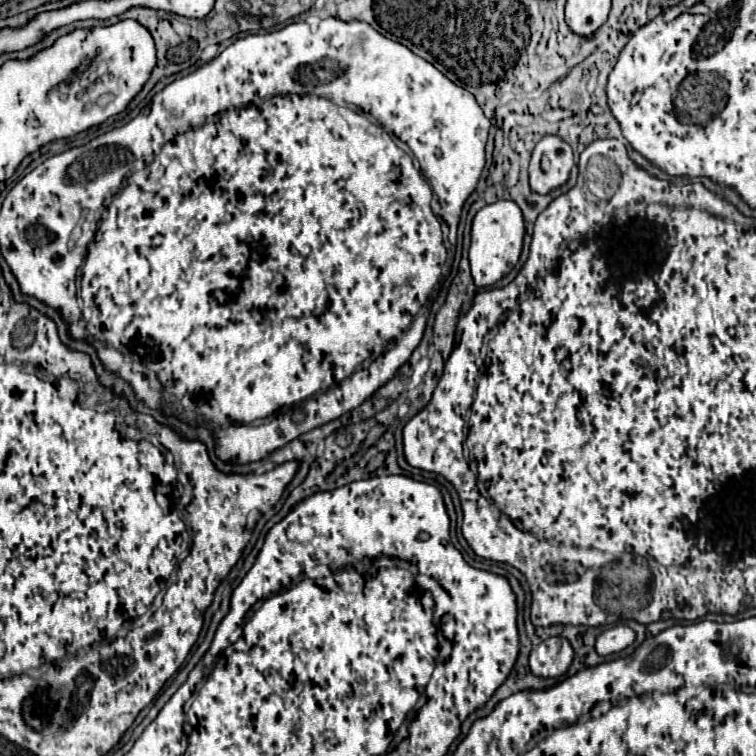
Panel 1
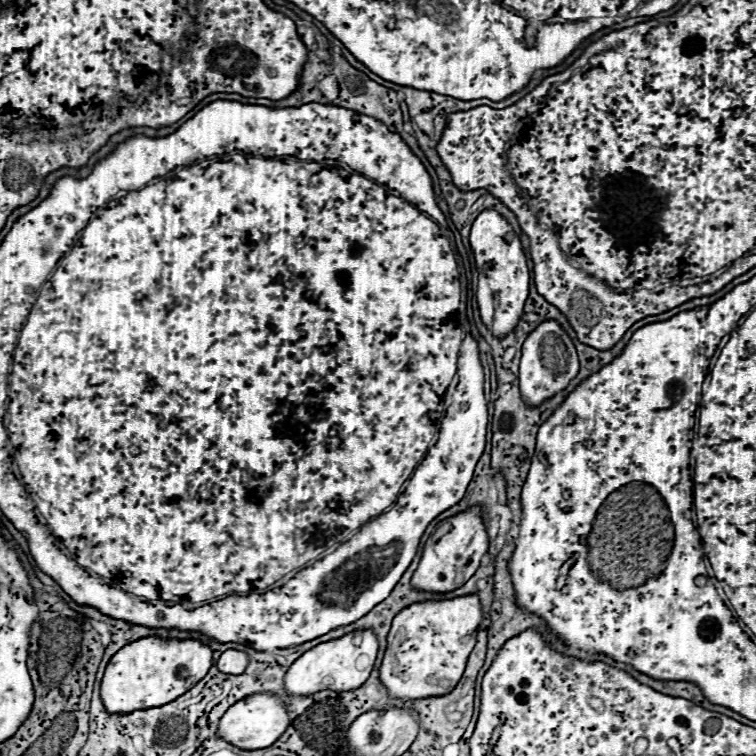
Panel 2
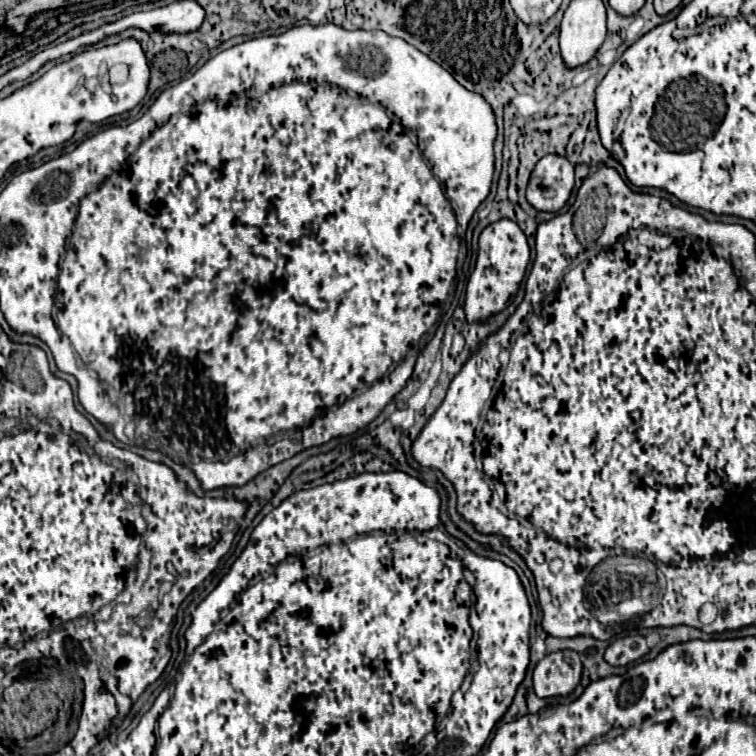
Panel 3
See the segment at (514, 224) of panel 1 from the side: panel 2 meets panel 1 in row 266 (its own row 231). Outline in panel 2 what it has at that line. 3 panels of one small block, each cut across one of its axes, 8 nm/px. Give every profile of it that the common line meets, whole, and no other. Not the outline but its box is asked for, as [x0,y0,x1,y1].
[470,210,530,338]

